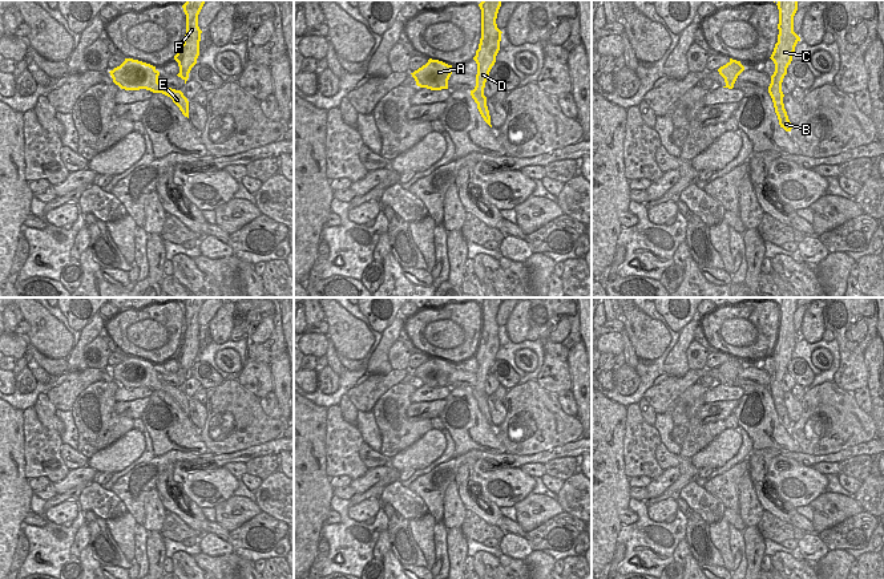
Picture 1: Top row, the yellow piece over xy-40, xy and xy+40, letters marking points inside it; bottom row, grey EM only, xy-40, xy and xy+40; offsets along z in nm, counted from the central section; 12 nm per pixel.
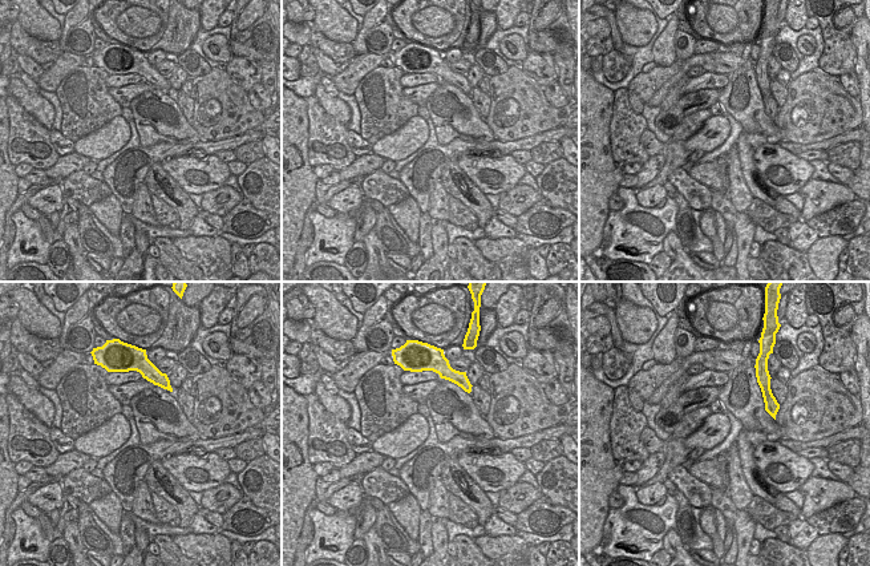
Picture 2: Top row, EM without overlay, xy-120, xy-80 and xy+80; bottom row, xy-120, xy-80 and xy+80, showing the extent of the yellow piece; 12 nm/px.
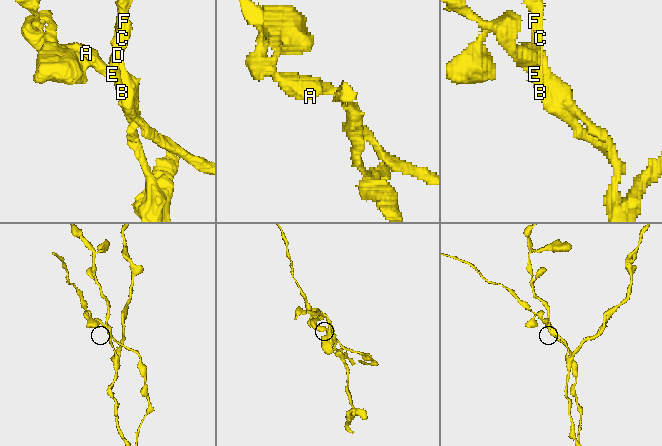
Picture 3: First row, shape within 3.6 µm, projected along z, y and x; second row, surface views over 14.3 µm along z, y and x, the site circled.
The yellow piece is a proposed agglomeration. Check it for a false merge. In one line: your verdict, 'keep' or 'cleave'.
cleave

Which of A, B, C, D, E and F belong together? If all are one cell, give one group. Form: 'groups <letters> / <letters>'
groups A B E / C D F

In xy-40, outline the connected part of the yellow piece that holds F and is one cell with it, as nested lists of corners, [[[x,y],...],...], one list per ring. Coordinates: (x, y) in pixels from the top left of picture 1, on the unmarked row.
[[[186,297],[182,303],[186,312],[186,332],[183,339],[179,339],[179,348],[174,353],[178,360],[179,371],[185,381],[189,376],[191,365],[197,361],[199,353],[199,339],[202,328],[198,324],[198,312],[206,297]]]

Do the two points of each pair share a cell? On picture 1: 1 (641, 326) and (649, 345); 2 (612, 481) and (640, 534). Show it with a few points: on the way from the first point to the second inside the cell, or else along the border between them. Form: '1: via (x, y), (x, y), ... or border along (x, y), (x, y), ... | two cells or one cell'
1: via (642, 331), (649, 340) | one cell
2: border along (621, 526), (616, 542) | two cells

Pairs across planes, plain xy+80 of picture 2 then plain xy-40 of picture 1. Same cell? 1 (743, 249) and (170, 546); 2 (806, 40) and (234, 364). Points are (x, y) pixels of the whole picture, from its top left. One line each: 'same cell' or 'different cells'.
1: different cells
2: same cell

